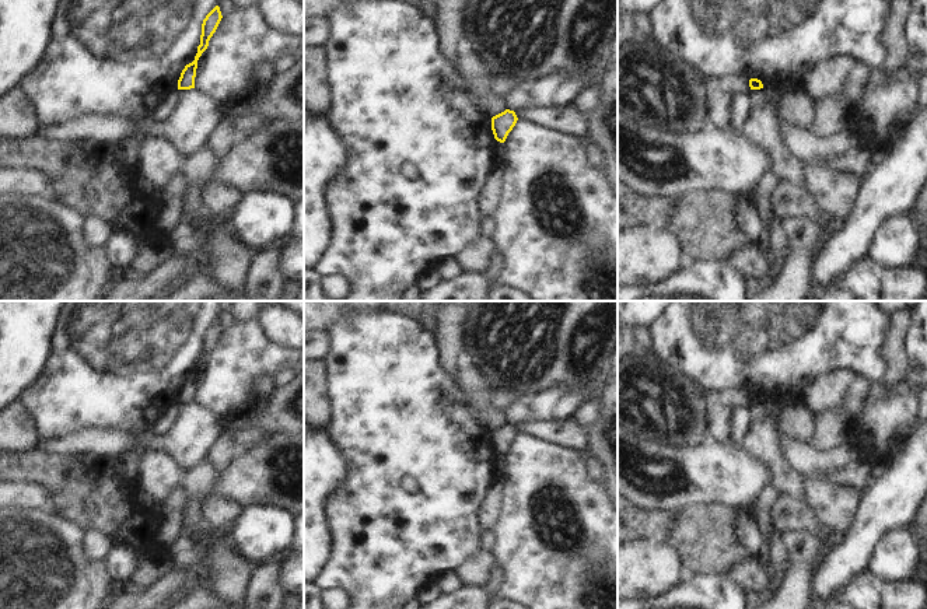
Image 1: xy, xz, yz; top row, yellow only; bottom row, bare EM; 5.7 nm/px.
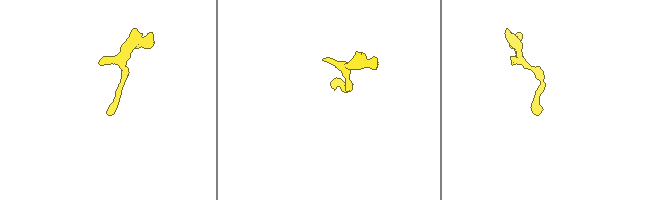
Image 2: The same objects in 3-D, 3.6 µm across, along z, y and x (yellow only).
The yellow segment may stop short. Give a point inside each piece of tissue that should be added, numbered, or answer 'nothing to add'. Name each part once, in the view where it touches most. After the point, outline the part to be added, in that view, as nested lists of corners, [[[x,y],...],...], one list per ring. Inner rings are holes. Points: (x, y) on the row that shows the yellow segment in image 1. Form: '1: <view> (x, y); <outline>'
nothing to add

